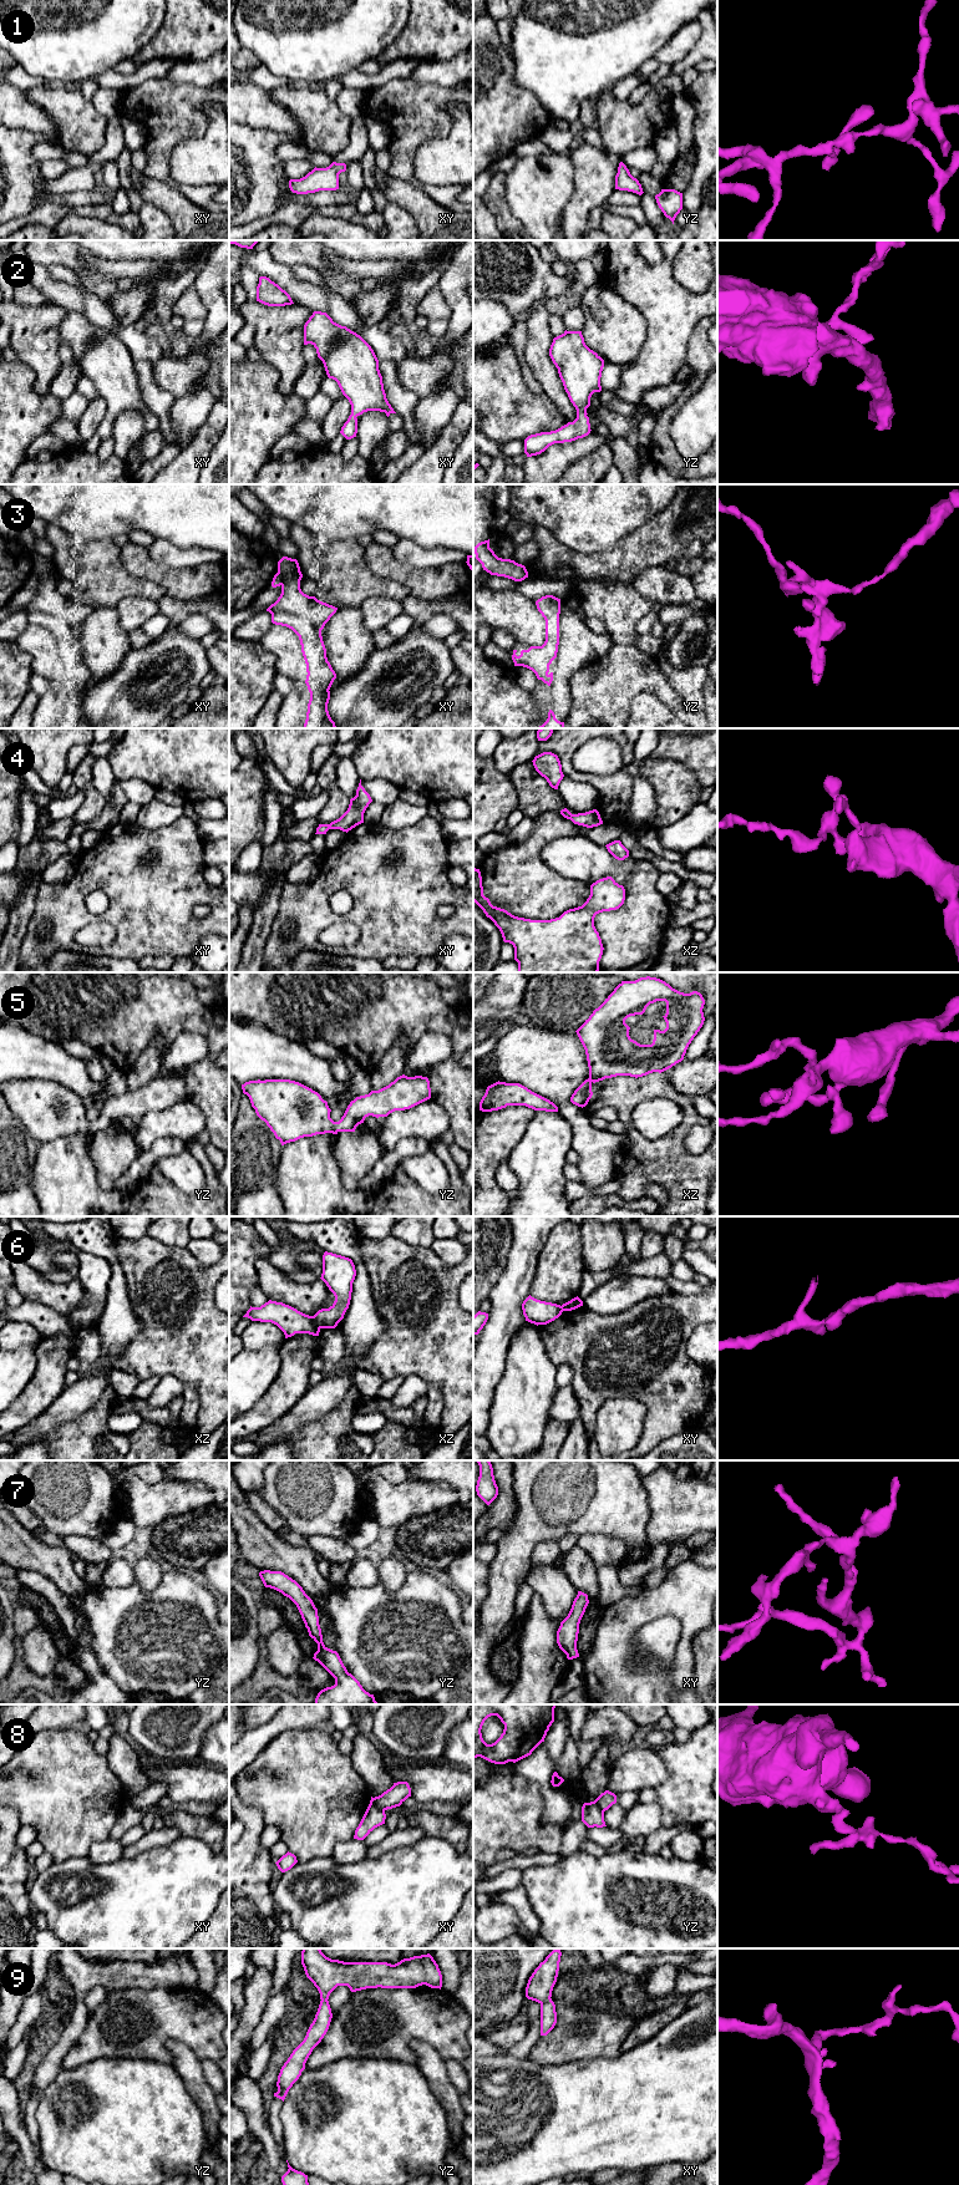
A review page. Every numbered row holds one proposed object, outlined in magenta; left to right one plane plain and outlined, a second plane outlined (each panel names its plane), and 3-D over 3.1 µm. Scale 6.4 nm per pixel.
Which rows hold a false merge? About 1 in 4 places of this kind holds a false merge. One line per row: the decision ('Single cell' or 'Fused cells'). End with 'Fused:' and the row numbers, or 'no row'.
1: Single cell
2: Single cell
3: Single cell
4: Single cell
5: Single cell
6: Fused cells
7: Single cell
8: Fused cells
9: Single cell
Fused: 6, 8

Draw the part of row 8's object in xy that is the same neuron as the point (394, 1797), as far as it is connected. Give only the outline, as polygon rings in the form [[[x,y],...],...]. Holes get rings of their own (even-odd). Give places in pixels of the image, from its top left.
[[[397,1782],[384,1792],[381,1795],[372,1798],[370,1803],[377,1805],[382,1810],[400,1807],[409,1797],[411,1797],[411,1788],[407,1782]]]

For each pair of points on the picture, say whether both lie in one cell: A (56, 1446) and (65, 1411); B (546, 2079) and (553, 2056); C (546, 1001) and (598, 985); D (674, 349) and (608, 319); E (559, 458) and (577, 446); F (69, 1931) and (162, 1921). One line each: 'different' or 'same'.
A: different
B: different
C: same
D: different
E: same
F: same

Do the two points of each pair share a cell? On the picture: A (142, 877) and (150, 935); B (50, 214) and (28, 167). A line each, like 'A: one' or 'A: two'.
A: one
B: two

